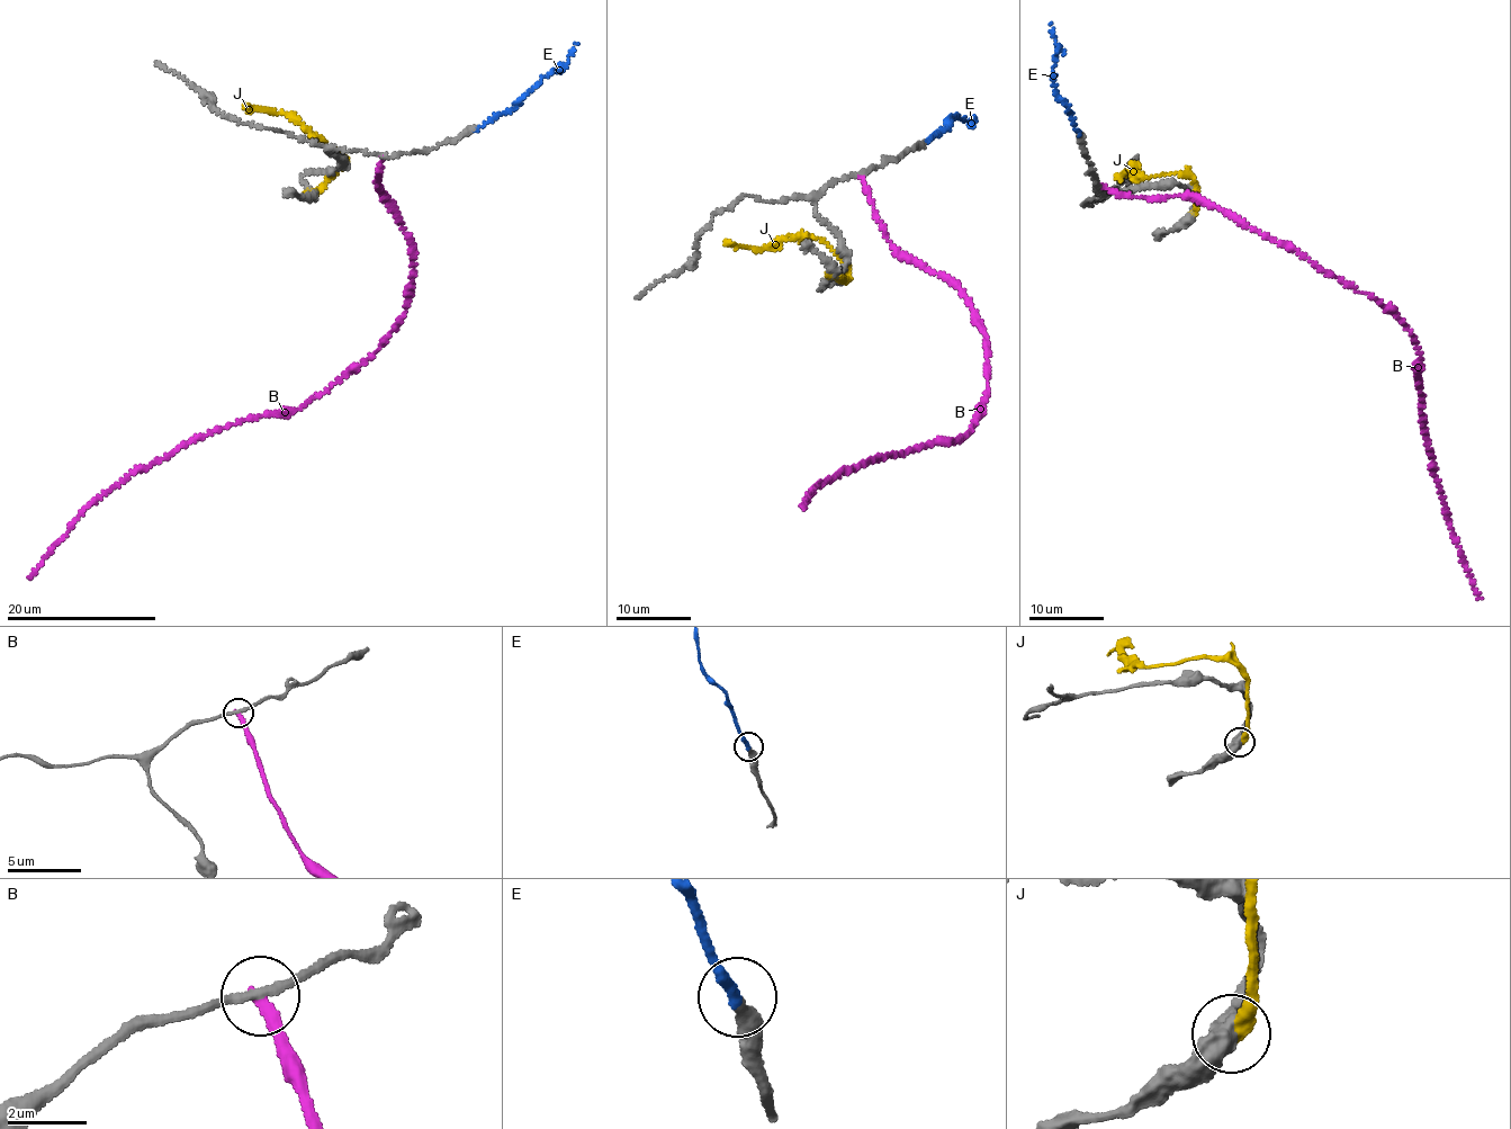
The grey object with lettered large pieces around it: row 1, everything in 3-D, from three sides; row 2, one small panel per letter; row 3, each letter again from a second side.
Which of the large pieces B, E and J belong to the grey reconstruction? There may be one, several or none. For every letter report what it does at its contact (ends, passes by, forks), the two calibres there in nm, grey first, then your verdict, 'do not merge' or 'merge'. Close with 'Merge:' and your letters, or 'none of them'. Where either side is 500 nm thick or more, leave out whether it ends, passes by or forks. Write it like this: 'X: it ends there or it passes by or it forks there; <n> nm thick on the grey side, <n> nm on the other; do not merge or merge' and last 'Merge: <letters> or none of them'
B: it ends there; 180 nm thick on the grey side, 280 nm on the other; do not merge
E: it ends there; 280 nm thick on the grey side, 280 nm on the other; merge
J: 500 nm thick on the grey side, 440 nm on the other; do not merge
Merge: E

